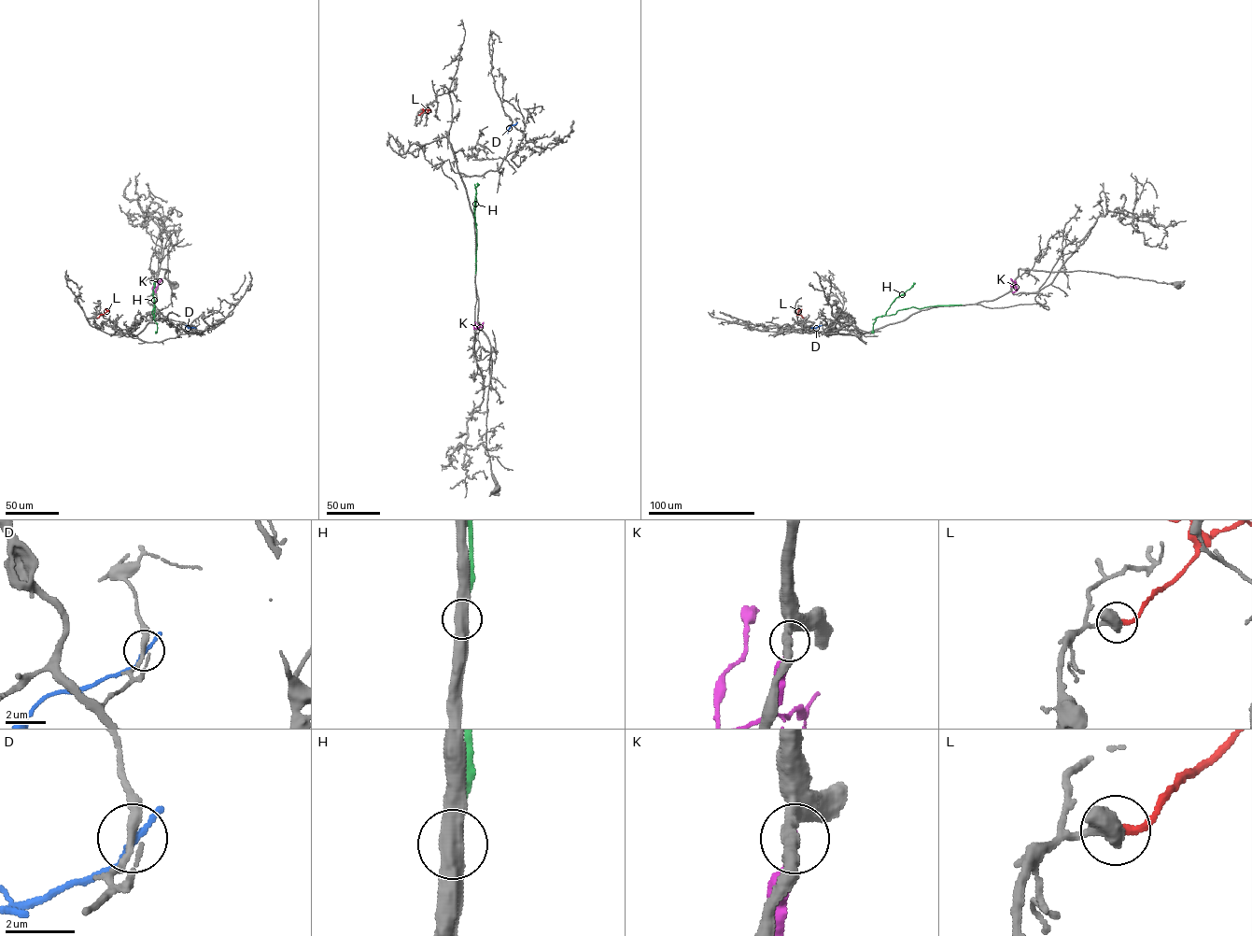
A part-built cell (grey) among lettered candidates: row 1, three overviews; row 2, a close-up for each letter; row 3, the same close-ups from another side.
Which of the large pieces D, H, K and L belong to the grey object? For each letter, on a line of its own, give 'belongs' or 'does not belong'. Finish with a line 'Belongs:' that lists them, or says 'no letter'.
D: does not belong
H: does not belong
K: does not belong
L: belongs
Belongs: L

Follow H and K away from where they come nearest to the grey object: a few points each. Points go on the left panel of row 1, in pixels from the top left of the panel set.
H: (154, 304), (154, 282)
K: (156, 292), (161, 278)

